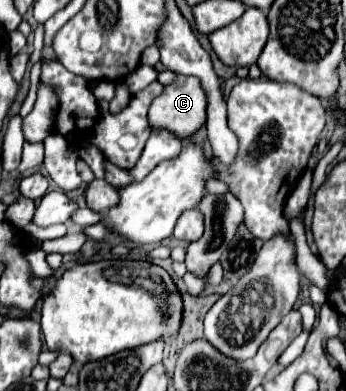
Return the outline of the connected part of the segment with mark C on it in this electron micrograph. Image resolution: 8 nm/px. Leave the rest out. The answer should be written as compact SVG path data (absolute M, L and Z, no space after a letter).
M176 73L176 79L170 85L164 85L164 91L154 99L148 121L150 127L168 129L180 139L186 139L204 125L206 107L208 97L204 97L200 81Z

